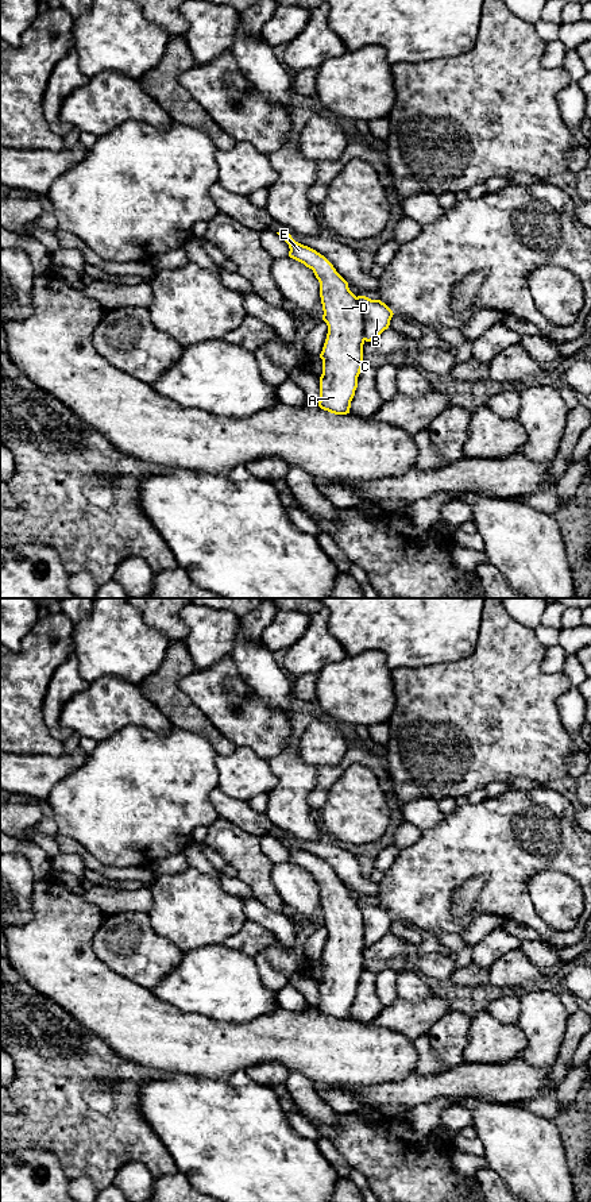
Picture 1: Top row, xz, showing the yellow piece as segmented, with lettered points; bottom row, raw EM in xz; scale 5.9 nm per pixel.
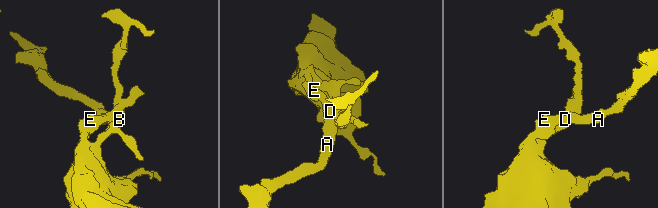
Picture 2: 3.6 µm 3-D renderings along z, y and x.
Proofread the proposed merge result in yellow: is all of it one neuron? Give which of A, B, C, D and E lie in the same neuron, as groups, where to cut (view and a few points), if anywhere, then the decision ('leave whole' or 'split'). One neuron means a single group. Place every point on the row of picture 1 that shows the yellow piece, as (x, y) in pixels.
groups A B C D E; cut none; leave whole

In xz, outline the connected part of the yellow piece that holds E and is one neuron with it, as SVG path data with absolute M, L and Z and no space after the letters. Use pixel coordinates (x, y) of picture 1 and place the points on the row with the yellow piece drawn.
M277 234L289 244L289 257L312 269L320 282L328 334L320 354L318 407L335 415L347 415L363 366L363 344L387 330L394 313L381 300L356 297L324 255L296 242L290 234Z

